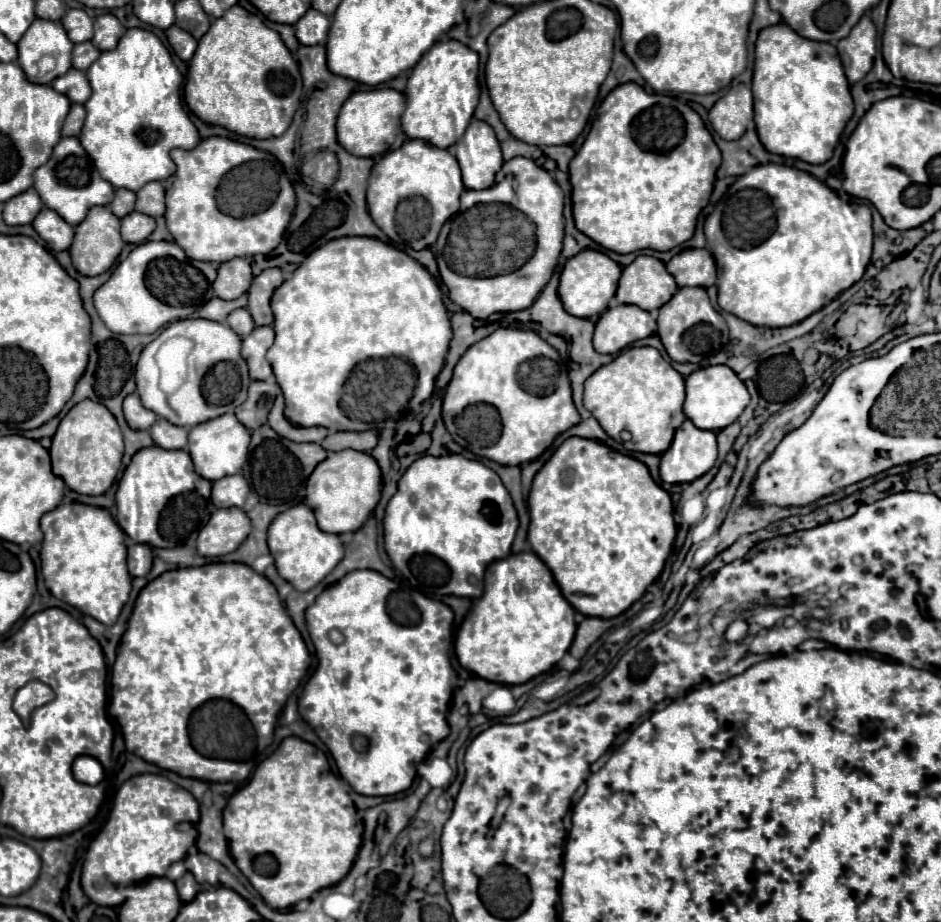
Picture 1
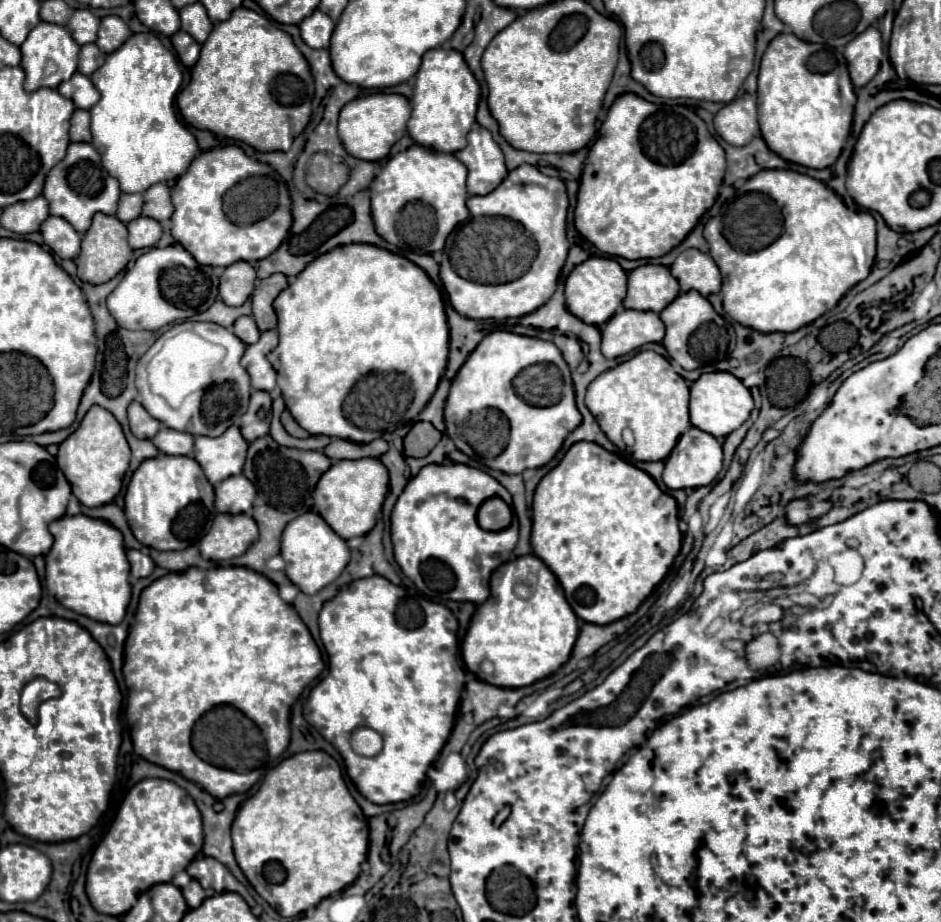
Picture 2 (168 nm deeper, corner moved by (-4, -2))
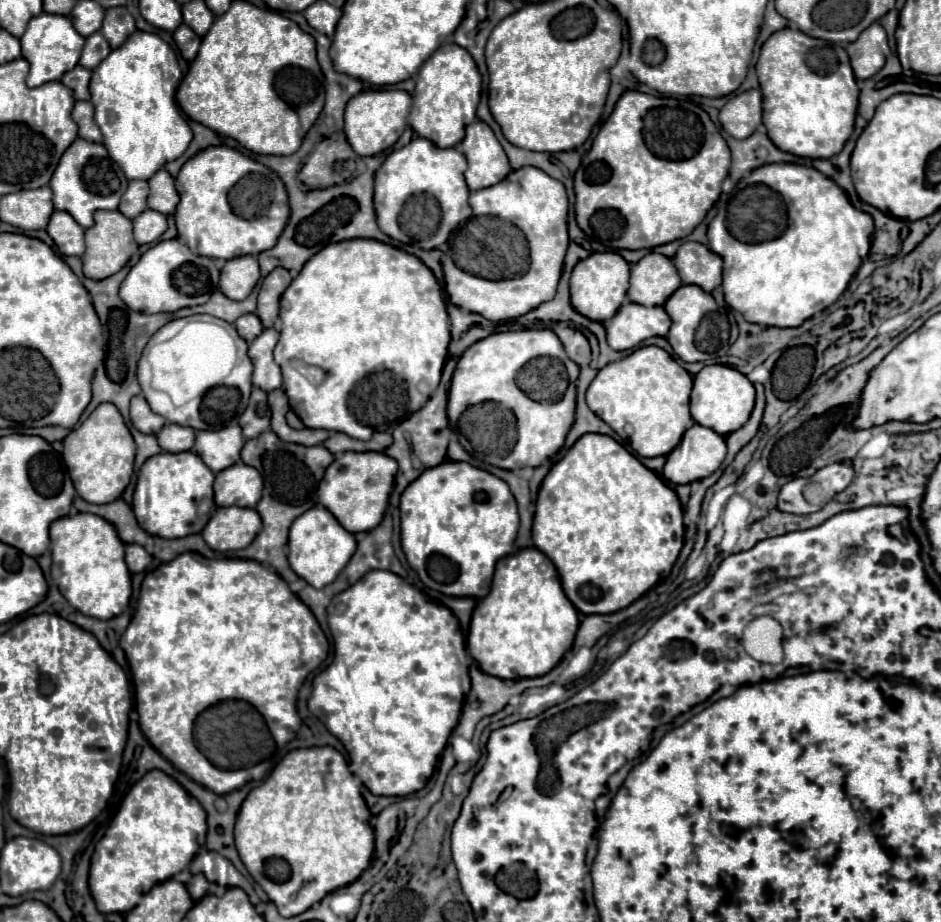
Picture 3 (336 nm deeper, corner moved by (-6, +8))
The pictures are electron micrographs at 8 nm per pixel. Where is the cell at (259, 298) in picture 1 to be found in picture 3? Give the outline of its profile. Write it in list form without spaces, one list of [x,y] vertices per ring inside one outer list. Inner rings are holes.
[[[276,268],[264,278],[258,292],[258,310],[256,310],[264,328],[272,328],[274,320],[278,318],[278,302],[282,292],[290,286],[290,282],[292,282],[292,276],[284,268]]]

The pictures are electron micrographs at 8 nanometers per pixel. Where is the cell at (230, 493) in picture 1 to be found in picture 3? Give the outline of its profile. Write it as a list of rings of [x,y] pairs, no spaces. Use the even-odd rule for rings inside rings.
[[[236,462],[228,470],[216,474],[214,500],[218,506],[254,508],[262,496],[264,480],[260,472],[244,462]]]

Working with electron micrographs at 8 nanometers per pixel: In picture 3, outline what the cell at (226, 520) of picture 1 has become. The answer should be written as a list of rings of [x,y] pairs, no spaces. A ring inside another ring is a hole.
[[[228,506],[214,512],[210,522],[204,526],[202,536],[212,550],[240,550],[256,538],[260,526],[262,522],[254,508]]]

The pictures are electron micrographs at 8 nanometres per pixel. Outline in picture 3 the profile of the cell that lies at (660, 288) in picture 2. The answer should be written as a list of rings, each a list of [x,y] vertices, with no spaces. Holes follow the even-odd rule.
[[[648,254],[632,264],[628,298],[642,306],[664,306],[664,302],[682,286],[670,258]]]

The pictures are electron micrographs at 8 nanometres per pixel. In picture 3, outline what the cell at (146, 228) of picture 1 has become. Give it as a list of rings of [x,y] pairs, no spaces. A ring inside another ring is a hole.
[[[144,210],[134,220],[134,240],[138,244],[152,244],[156,242],[168,228],[166,216],[156,210]]]

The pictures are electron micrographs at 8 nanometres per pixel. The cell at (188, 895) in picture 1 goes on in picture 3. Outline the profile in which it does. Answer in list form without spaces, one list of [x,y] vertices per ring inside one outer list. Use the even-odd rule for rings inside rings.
[[[196,874],[196,876],[192,876],[192,880],[186,884],[186,888],[188,888],[188,892],[192,894],[192,900],[200,900],[200,898],[204,898],[206,894],[208,894],[208,880],[202,876],[202,874]]]

